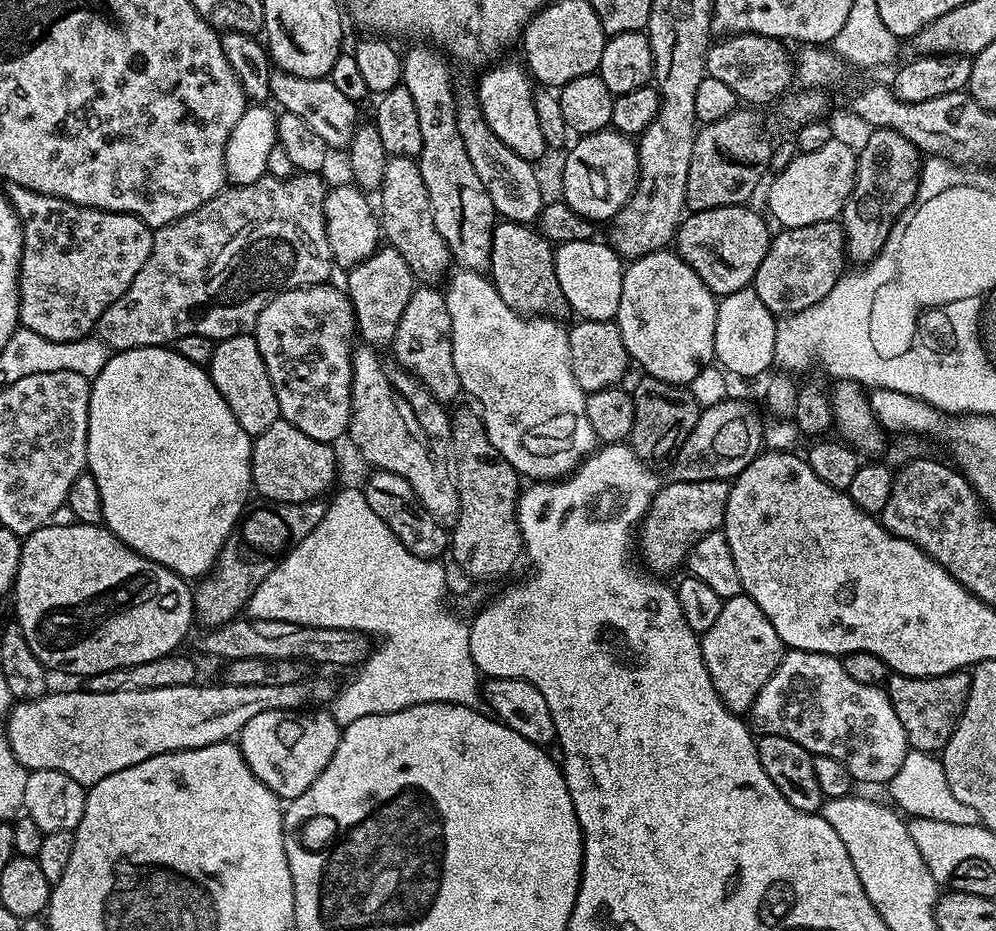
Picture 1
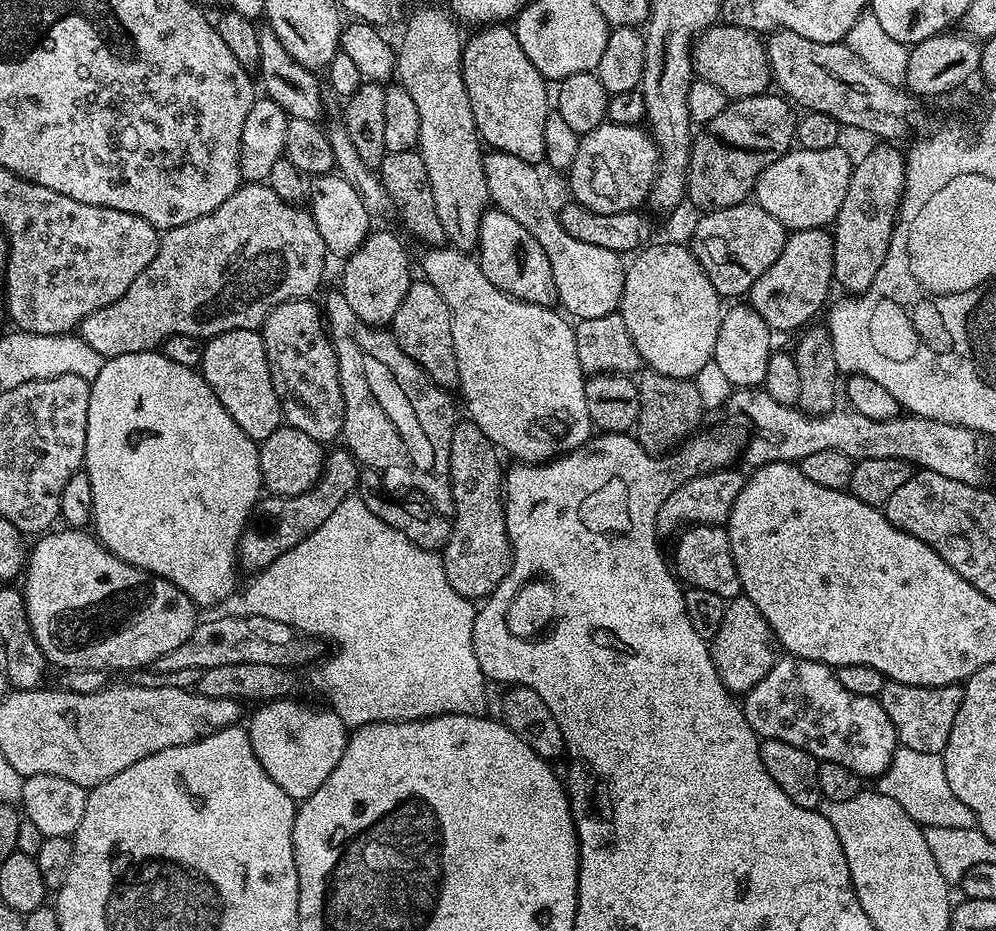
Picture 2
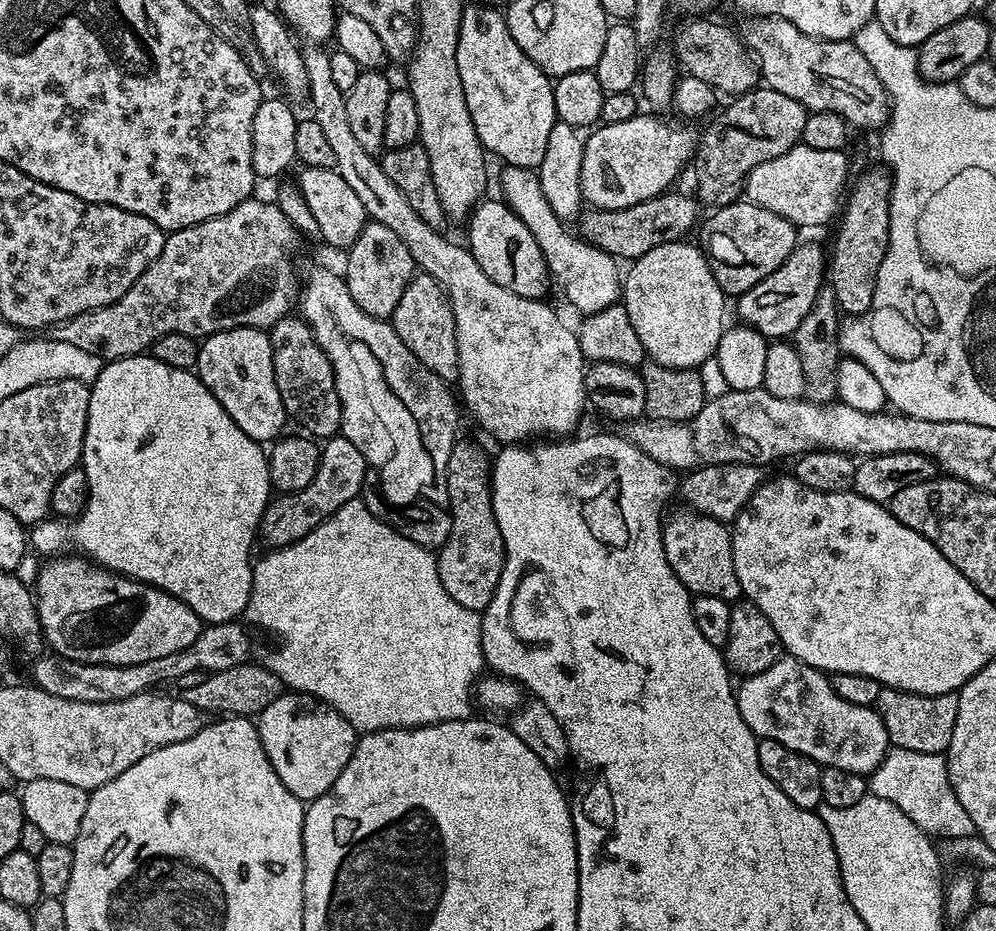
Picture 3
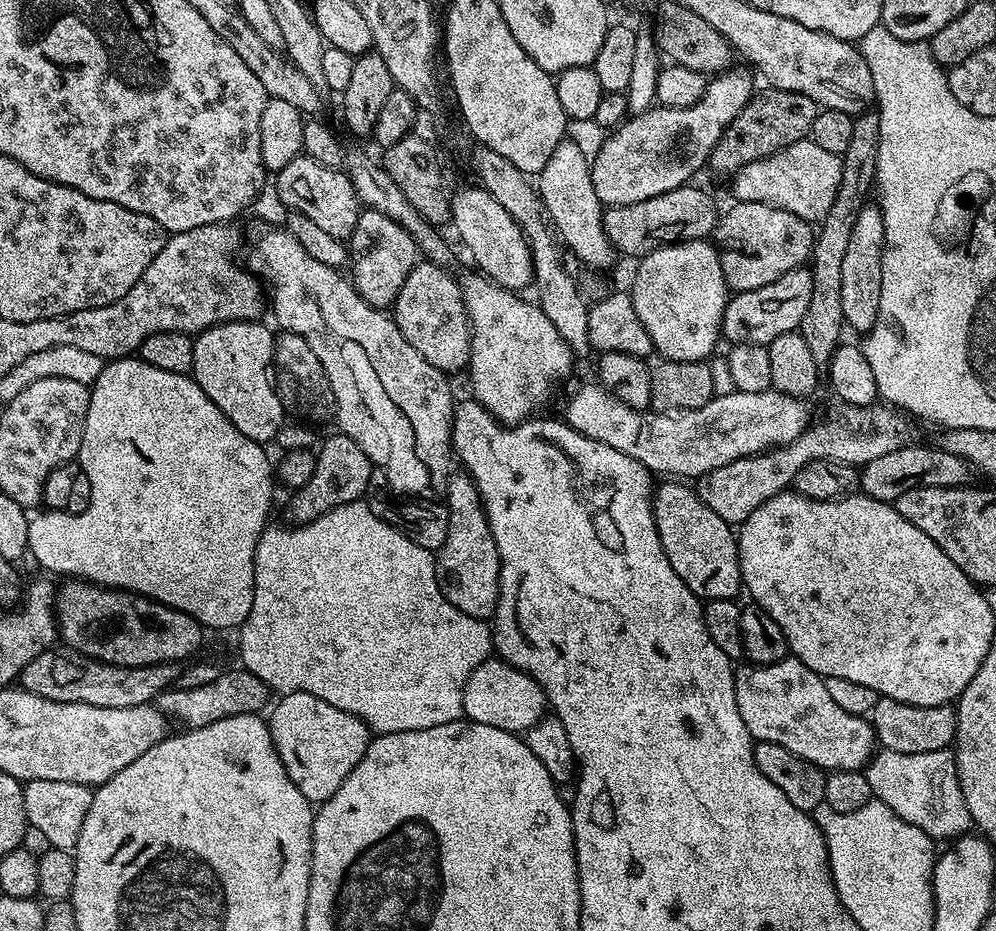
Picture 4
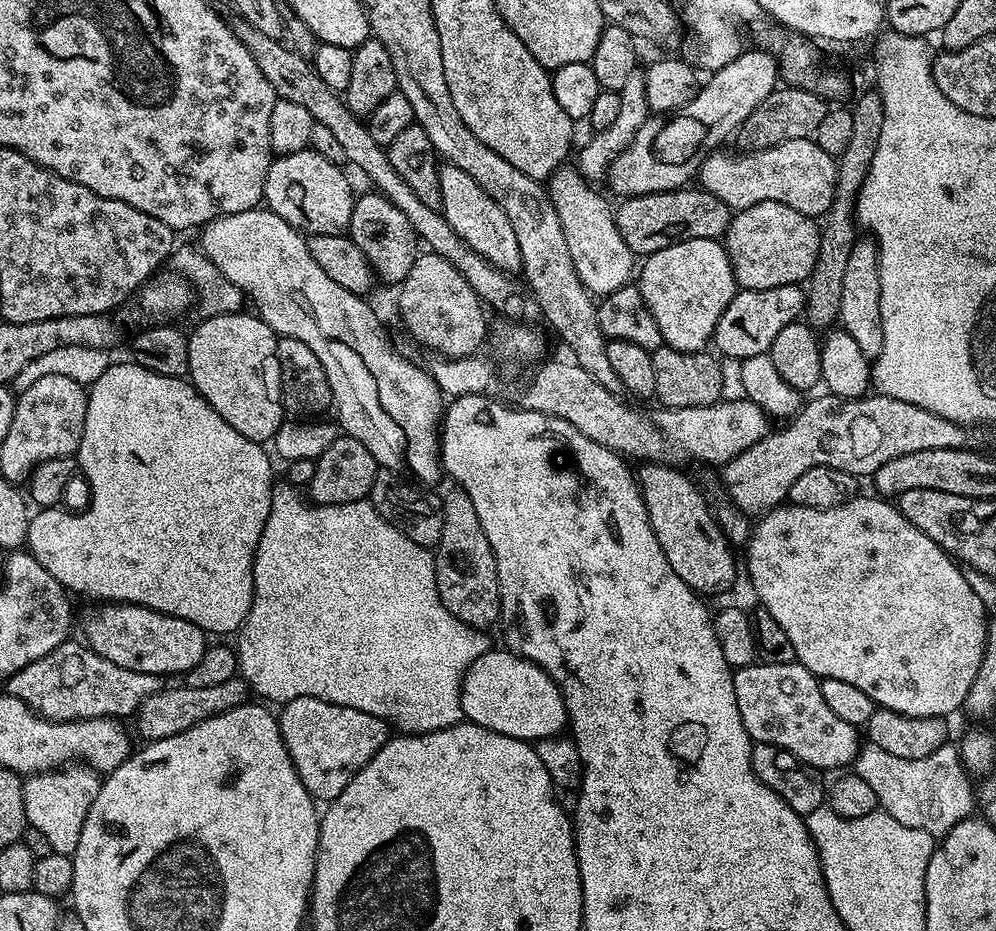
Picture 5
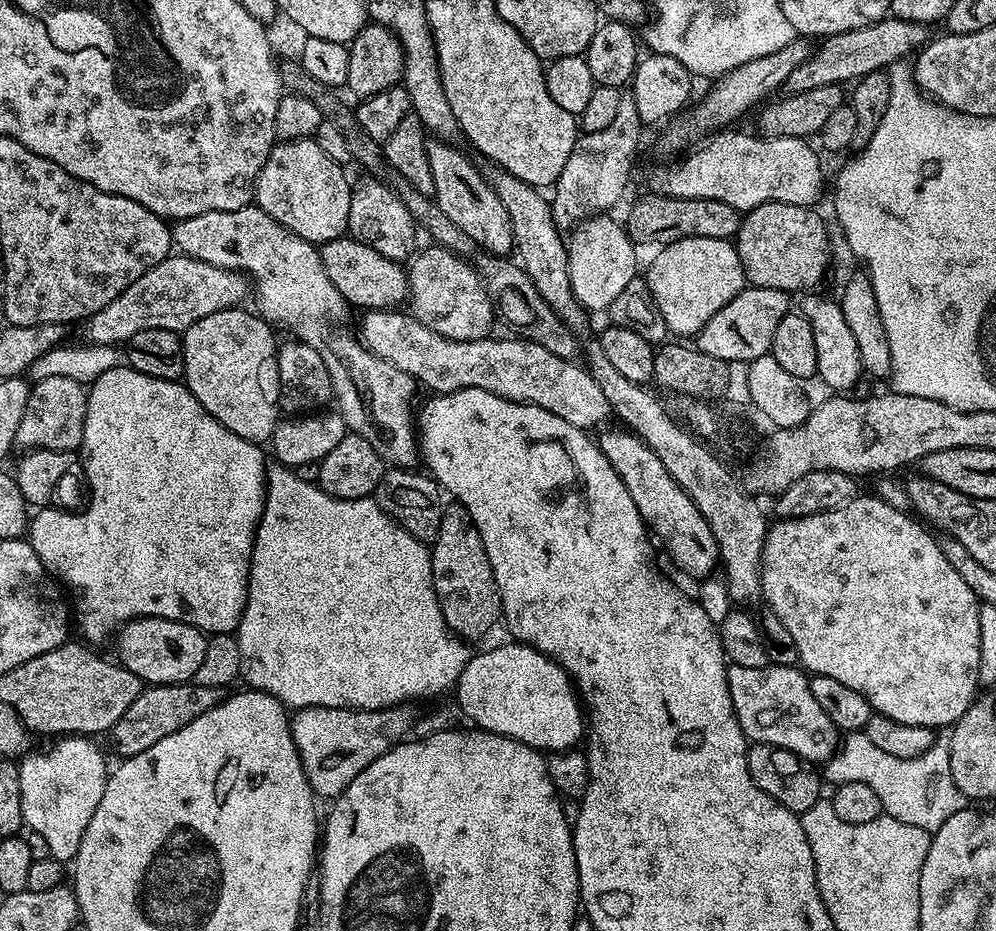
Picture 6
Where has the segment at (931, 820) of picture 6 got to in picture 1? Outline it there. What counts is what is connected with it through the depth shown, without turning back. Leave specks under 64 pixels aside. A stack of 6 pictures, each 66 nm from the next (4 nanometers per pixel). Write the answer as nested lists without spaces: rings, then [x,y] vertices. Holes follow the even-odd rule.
[[[905,751],[902,766],[894,774],[894,778],[887,781],[886,788],[892,795],[891,803],[905,817],[935,818],[937,822],[951,822],[957,826],[974,826],[980,823],[978,813],[971,806],[966,806],[966,802],[961,802],[954,790],[950,790],[950,782],[946,782],[944,761],[931,752]]]

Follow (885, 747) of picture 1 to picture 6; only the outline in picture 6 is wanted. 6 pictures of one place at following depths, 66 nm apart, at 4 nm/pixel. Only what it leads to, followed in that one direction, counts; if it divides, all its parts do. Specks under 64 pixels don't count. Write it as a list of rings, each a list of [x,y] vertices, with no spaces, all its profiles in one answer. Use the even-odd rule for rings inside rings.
[[[796,666],[729,667],[730,702],[736,707],[740,728],[749,741],[782,746],[813,762],[820,762],[832,755],[842,736],[833,729],[830,718],[822,714],[822,706],[814,702],[814,694],[808,692],[809,677],[800,676],[799,671],[801,669]]]

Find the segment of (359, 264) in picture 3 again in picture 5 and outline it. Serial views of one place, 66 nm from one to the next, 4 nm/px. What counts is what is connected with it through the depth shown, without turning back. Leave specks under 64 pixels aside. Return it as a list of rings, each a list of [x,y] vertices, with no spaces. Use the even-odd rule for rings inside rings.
[[[368,190],[365,196],[355,197],[350,222],[348,223],[347,235],[366,254],[373,273],[380,276],[386,283],[392,286],[399,285],[401,280],[410,274],[410,266],[414,266],[418,255],[418,237],[414,226],[406,219],[406,214],[394,206],[394,202],[387,200],[375,190]]]

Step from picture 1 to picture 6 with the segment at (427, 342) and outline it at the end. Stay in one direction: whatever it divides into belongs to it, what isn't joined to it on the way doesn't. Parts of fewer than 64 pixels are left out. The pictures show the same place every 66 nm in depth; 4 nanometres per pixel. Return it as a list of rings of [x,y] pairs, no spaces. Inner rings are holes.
[[[428,246],[425,252],[419,252],[417,251],[411,257],[410,267],[407,269],[408,299],[406,304],[411,316],[418,322],[422,322],[422,326],[428,326],[430,330],[434,330],[434,334],[442,334],[442,338],[450,338],[458,342],[489,339],[493,335],[494,313],[490,298],[484,289],[484,281],[480,279],[475,267],[465,257],[439,246]]]

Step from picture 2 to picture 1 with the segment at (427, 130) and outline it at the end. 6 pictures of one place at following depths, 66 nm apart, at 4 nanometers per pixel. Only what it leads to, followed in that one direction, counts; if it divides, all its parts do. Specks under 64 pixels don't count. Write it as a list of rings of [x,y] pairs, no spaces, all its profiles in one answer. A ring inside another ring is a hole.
[[[432,46],[424,47],[428,48],[412,48],[403,53],[400,74],[402,87],[410,90],[410,98],[414,98],[418,127],[422,130],[418,163],[422,182],[426,182],[426,194],[430,194],[434,226],[438,226],[438,234],[442,234],[453,261],[460,268],[487,273],[492,230],[498,217],[490,202],[490,194],[486,194],[486,186],[482,186],[474,165],[470,163],[466,142],[462,142],[462,134],[458,134],[458,91],[452,85],[453,65],[443,51]]]

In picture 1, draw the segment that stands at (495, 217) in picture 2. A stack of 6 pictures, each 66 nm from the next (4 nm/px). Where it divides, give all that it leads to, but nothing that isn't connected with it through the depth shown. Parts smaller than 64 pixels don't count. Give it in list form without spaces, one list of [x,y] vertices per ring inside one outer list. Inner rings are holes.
[[[501,219],[492,230],[488,272],[502,302],[521,316],[564,318],[564,315],[569,315],[566,294],[562,294],[562,286],[558,286],[554,274],[555,257],[553,245],[535,227]]]

